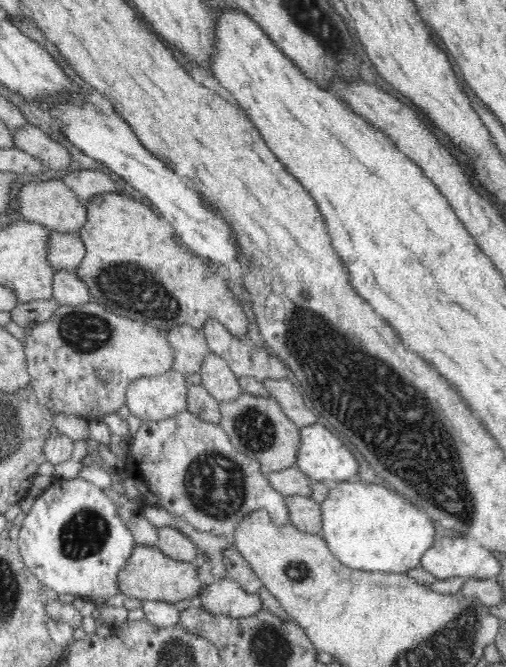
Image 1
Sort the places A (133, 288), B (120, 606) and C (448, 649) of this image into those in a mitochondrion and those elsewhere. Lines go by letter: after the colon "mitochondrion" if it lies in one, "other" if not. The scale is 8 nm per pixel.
A: mitochondrion
B: other
C: mitochondrion

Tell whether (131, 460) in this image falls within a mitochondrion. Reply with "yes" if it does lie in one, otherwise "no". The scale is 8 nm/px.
no

